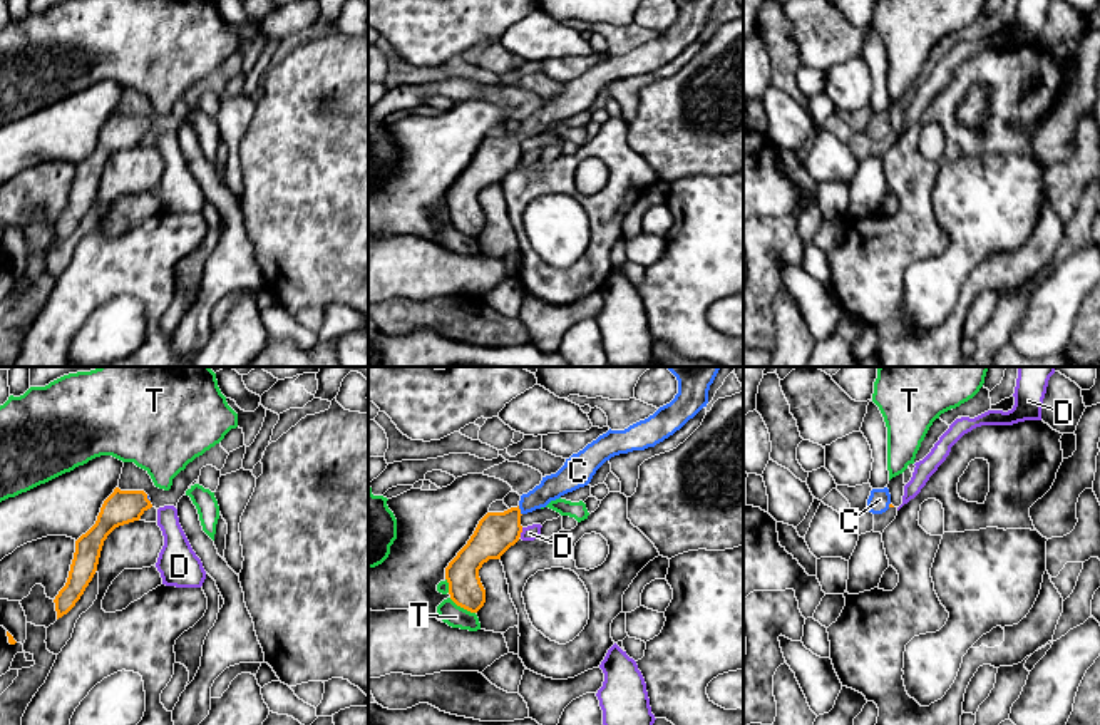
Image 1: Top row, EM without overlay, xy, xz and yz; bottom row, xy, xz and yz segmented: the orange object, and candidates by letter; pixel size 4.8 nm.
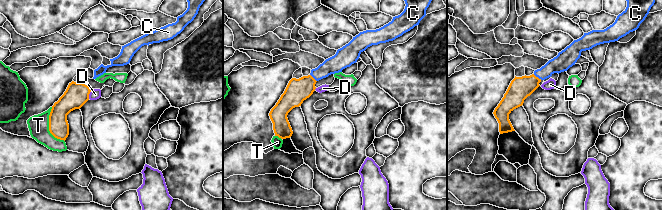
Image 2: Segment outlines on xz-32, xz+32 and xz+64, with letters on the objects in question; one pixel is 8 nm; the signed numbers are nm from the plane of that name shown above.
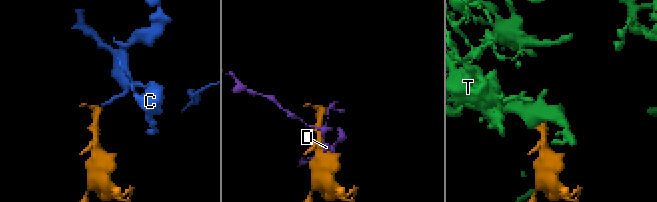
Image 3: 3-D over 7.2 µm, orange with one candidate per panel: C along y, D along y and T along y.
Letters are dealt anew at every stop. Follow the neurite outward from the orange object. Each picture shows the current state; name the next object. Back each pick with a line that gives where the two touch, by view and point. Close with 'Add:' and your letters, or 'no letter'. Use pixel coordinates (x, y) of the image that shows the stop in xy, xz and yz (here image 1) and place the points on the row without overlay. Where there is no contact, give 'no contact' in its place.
C: meets orange in xz at (519, 136)
Add: C

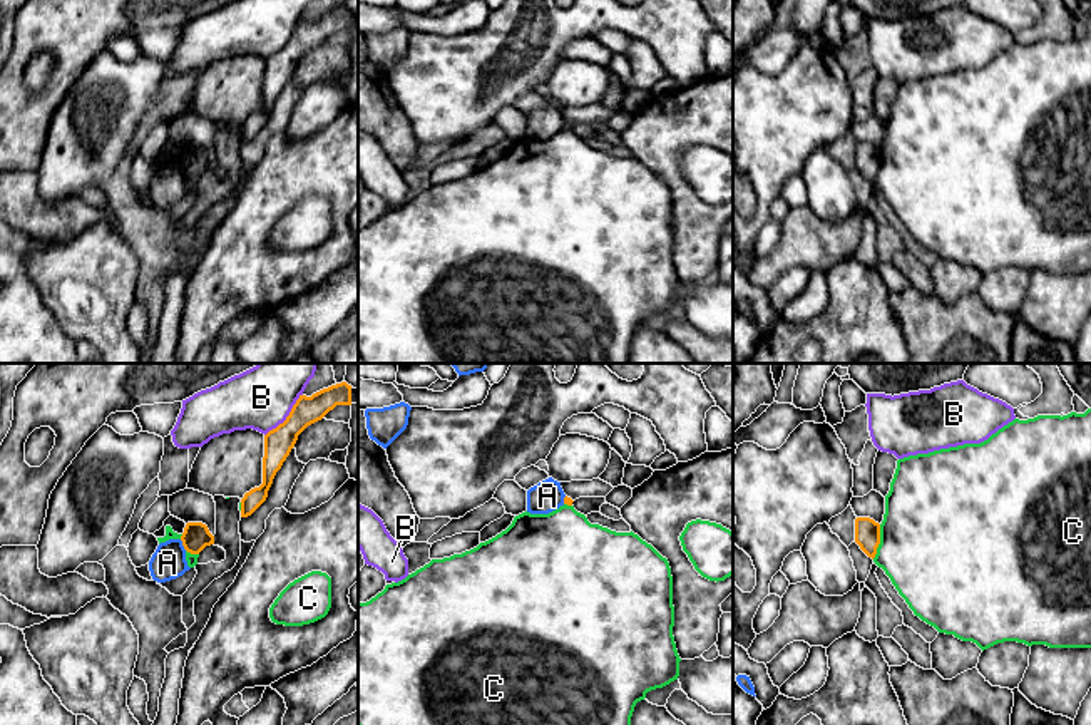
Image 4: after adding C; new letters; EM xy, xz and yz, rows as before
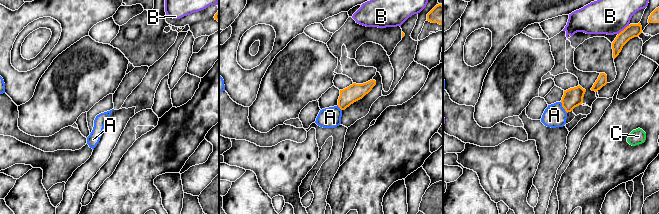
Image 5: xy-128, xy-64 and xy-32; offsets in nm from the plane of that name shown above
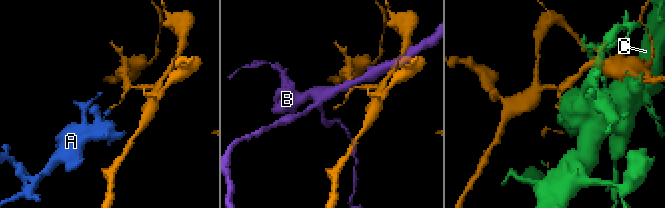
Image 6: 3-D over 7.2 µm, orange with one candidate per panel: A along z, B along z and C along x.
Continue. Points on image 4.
Add: no letter

